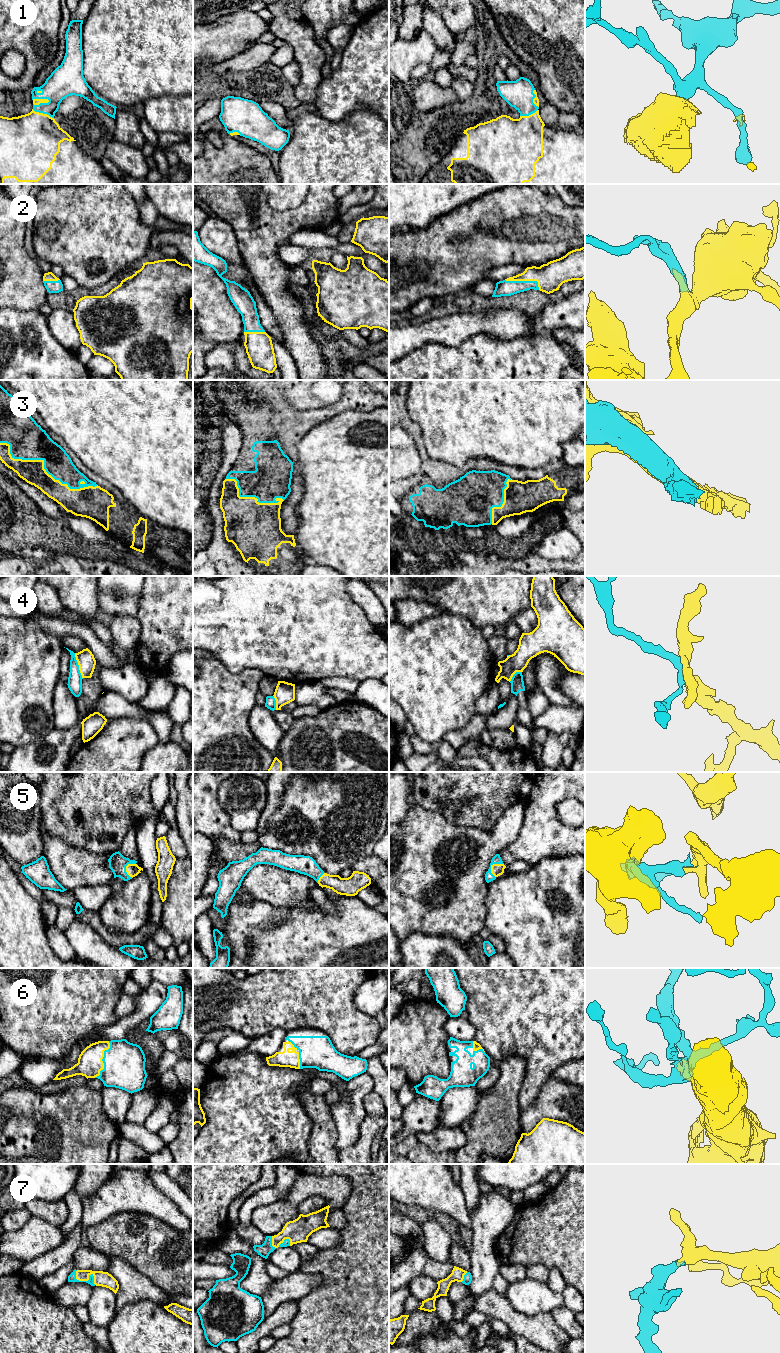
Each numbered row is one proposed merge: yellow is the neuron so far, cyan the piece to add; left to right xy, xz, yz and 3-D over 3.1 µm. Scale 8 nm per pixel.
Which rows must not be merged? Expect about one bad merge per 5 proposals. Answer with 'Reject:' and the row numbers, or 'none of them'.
Reject: 4

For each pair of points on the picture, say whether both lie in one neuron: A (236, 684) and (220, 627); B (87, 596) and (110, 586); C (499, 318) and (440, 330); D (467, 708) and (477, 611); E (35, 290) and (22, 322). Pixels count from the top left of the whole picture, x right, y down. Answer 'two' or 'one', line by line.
A: two
B: two
C: one
D: two
E: two

